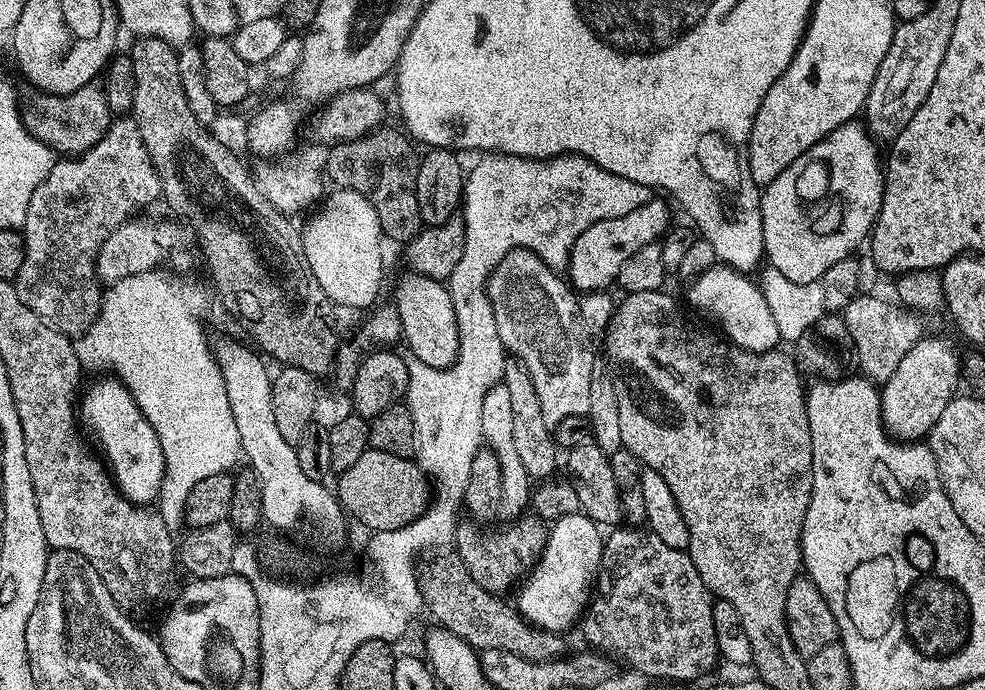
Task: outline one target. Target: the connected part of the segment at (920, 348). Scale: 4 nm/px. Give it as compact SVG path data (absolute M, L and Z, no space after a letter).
M925 335L898 362L898 370L880 388L880 413L888 435L901 442L920 442L931 432L942 410L962 384L962 356L944 336Z

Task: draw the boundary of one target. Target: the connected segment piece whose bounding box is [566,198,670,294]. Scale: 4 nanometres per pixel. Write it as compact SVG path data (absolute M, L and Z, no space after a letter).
M660 198L646 202L646 206L638 206L638 210L630 210L630 214L622 214L622 218L594 222L594 226L578 234L568 255L566 276L571 287L580 294L611 289L616 284L618 270L622 270L622 265L636 251L642 250L642 246L657 243L669 227L668 208Z

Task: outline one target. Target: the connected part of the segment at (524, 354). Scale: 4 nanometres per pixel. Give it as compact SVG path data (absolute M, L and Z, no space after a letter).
M513 248L490 274L488 297L494 310L494 322L498 325L498 338L502 338L505 353L526 366L530 382L534 382L534 390L538 390L538 402L542 402L544 419L549 425L555 426L568 416L585 415L590 410L590 382L598 371L598 352L592 349L593 337L583 329L578 296L569 281L559 271L545 266L535 252Z

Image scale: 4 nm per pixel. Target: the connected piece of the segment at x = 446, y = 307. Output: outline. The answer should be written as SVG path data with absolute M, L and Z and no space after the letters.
M407 274L396 284L394 307L400 315L403 343L408 343L411 355L426 362L426 366L449 368L455 364L458 346L458 322L454 318L454 302L447 287L428 276Z

